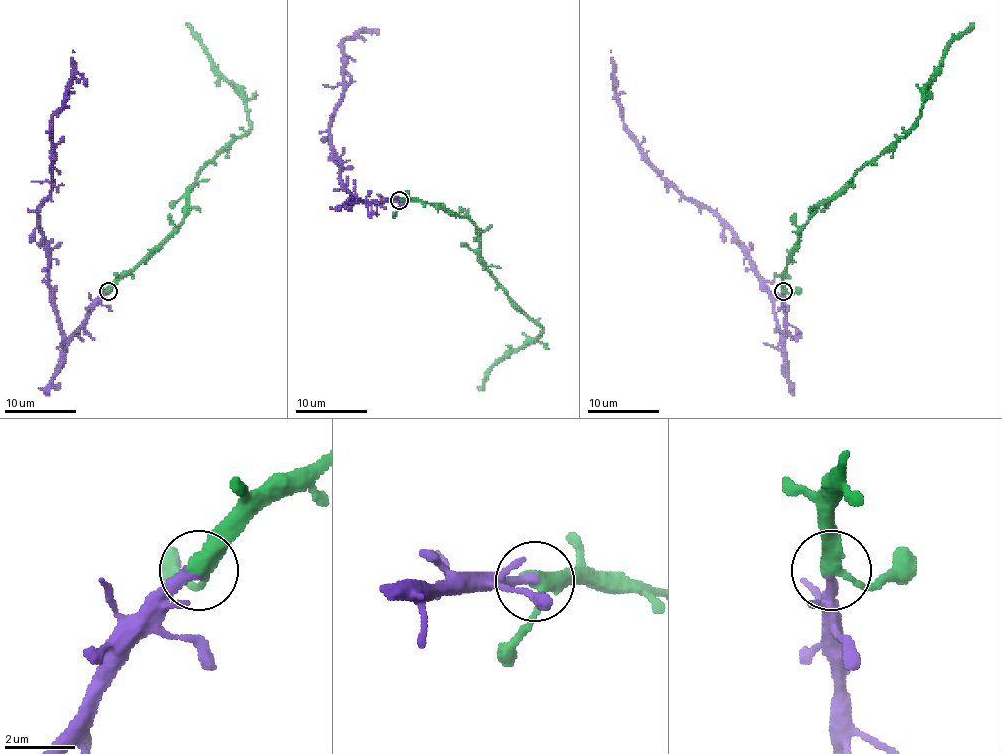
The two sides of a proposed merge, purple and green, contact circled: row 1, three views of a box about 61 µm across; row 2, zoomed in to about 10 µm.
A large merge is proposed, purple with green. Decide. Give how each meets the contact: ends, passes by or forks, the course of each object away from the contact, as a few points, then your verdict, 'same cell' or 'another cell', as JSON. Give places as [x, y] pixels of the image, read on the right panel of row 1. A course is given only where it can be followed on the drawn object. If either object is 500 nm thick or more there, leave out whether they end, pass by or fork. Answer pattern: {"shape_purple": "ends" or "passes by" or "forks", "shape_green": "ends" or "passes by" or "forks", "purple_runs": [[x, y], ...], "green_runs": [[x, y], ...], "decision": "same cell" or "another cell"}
{"shape_purple": "ends", "shape_green": "passes by", "purple_runs": [[783, 291], [783, 337], [770, 291], [742, 242], [708, 210], [677, 192], [625, 125], [610, 50]], "green_runs": [[783, 291], [783, 273], [799, 230], [851, 178], [912, 127], [923, 89], [939, 71], [945, 50], [970, 23]], "decision": "same cell"}

